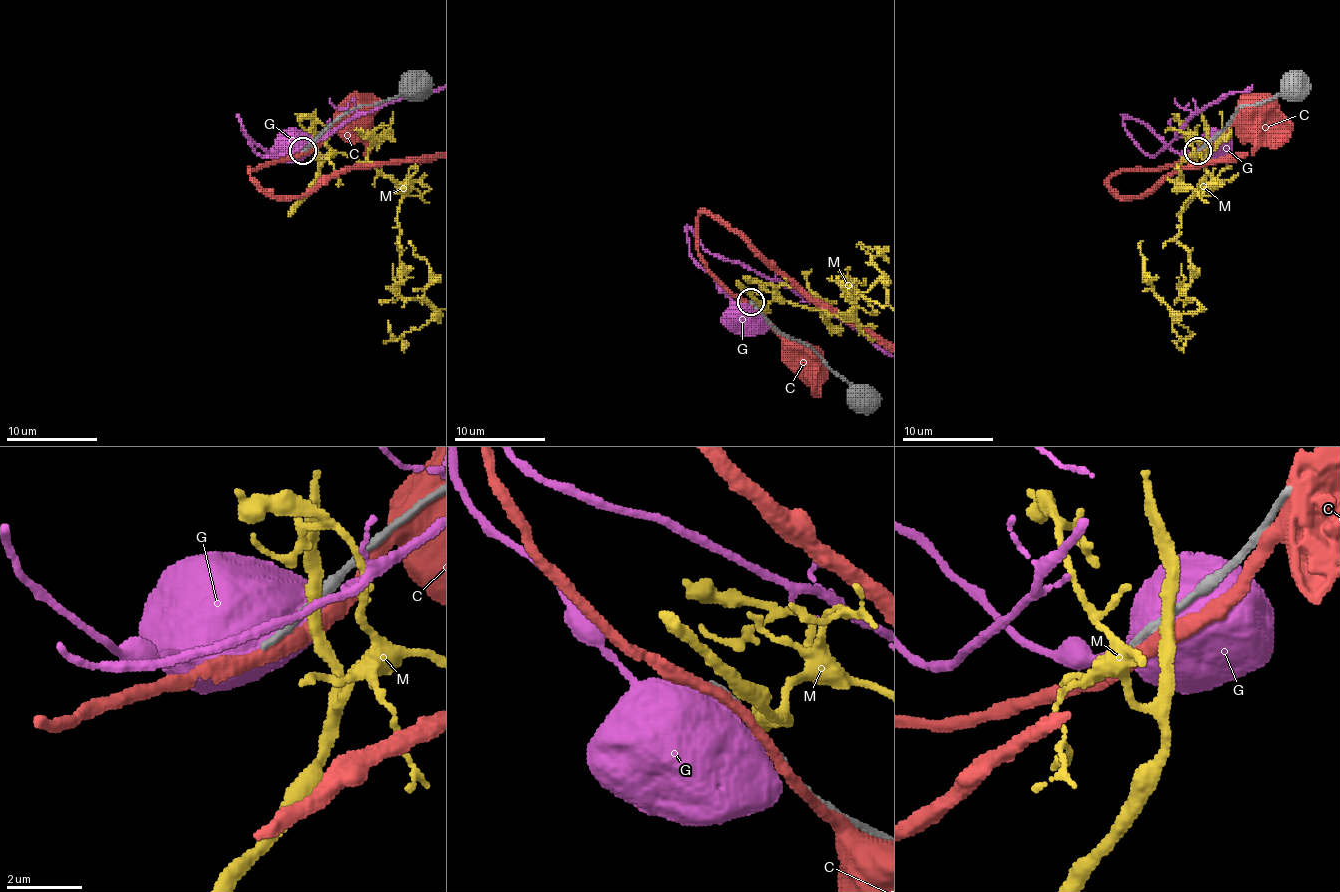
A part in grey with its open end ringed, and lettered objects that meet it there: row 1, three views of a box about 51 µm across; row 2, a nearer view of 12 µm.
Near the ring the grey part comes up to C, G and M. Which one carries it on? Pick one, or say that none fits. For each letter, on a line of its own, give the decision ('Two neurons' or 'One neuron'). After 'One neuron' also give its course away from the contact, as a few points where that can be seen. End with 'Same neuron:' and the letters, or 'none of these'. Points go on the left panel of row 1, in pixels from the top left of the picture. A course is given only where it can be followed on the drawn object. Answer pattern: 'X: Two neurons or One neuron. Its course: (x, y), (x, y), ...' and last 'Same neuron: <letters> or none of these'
C: Two neurons
G: Two neurons
M: Two neurons
Same neuron: none of these

